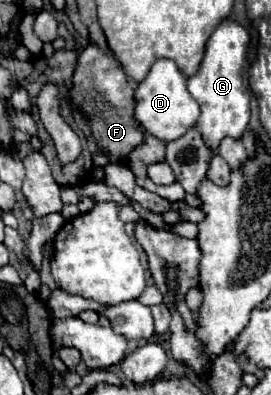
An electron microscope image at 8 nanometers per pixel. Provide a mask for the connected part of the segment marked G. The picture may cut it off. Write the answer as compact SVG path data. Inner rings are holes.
M223 18L205 46L205 58L201 68L195 76L187 80L189 94L201 106L201 116L197 120L197 130L203 134L203 140L209 148L217 150L219 142L225 136L241 138L247 124L249 124L249 90L243 84L243 68L247 64L247 46L249 46L249 32L245 26L231 18Z

